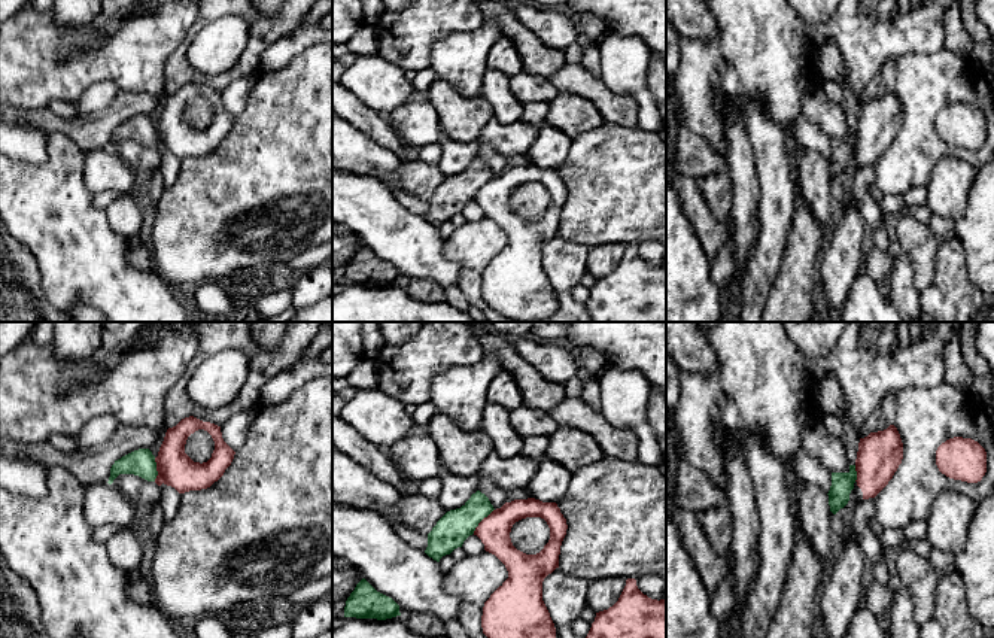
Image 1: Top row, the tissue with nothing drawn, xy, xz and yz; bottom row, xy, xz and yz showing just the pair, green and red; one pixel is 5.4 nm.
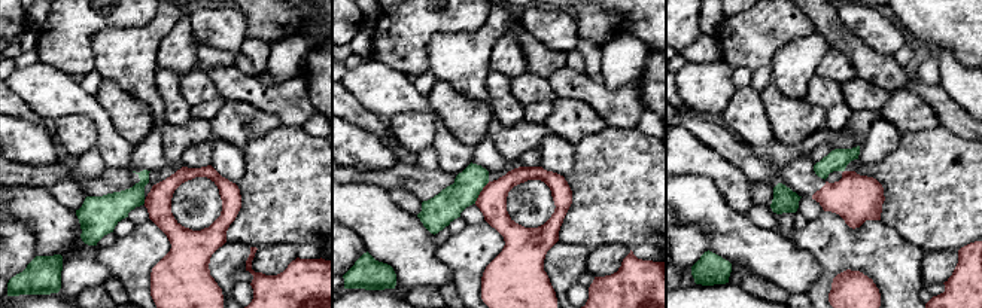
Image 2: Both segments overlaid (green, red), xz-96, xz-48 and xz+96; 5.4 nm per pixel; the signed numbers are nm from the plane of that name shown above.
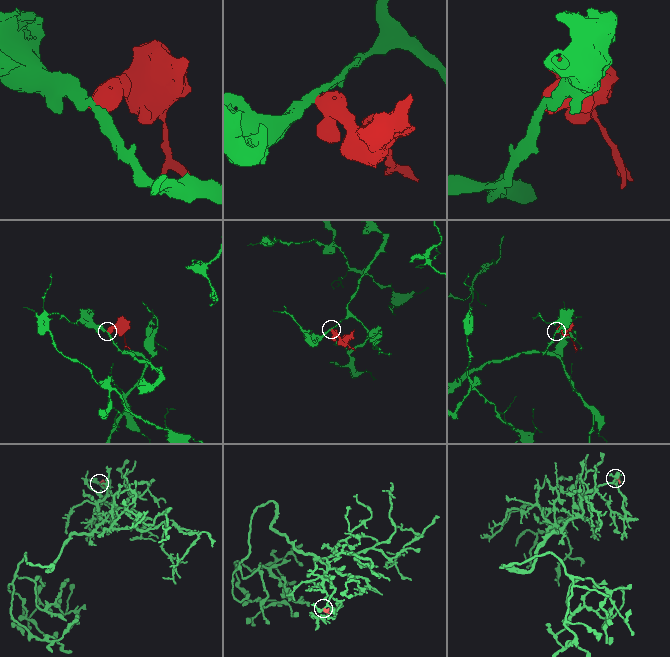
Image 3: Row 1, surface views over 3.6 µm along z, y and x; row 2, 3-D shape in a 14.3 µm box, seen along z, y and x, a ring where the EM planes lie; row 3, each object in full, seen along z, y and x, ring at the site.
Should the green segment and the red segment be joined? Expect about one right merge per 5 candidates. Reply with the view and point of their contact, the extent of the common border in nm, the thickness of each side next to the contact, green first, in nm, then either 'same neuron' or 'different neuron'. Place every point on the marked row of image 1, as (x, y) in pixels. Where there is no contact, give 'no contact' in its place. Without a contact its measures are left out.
contact xz (482, 519); length 180 nm; calibres 180 and 170 nm; different neuron

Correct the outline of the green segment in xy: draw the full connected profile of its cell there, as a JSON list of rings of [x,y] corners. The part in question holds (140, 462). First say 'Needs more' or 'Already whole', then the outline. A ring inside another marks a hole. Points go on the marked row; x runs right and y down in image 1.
Already whole. [[[139,449],[122,456],[112,465],[107,483],[112,484],[119,474],[134,474],[148,481],[155,481],[158,476],[155,456],[149,449]]]

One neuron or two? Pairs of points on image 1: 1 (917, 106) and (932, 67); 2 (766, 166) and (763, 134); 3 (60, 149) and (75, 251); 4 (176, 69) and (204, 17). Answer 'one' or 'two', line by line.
1: one
2: one
3: one
4: one

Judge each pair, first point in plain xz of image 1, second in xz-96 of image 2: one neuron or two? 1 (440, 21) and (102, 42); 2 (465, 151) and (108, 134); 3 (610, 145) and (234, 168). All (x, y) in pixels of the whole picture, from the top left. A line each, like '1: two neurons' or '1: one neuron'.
1: two neurons
2: one neuron
3: two neurons

